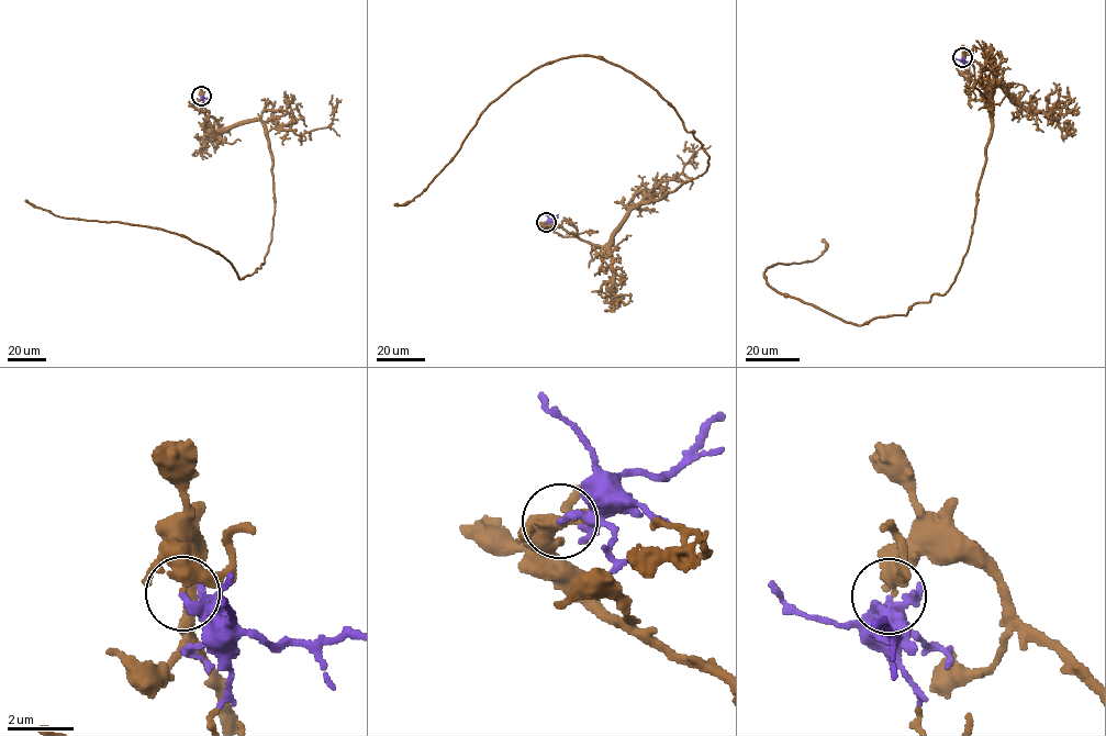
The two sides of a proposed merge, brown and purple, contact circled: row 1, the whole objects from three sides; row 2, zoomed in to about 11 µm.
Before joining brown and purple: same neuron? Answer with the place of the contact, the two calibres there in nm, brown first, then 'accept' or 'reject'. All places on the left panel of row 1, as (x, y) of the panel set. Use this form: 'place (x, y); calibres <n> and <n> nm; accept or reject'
place (201, 96); calibres 280 and 190 nm; reject

